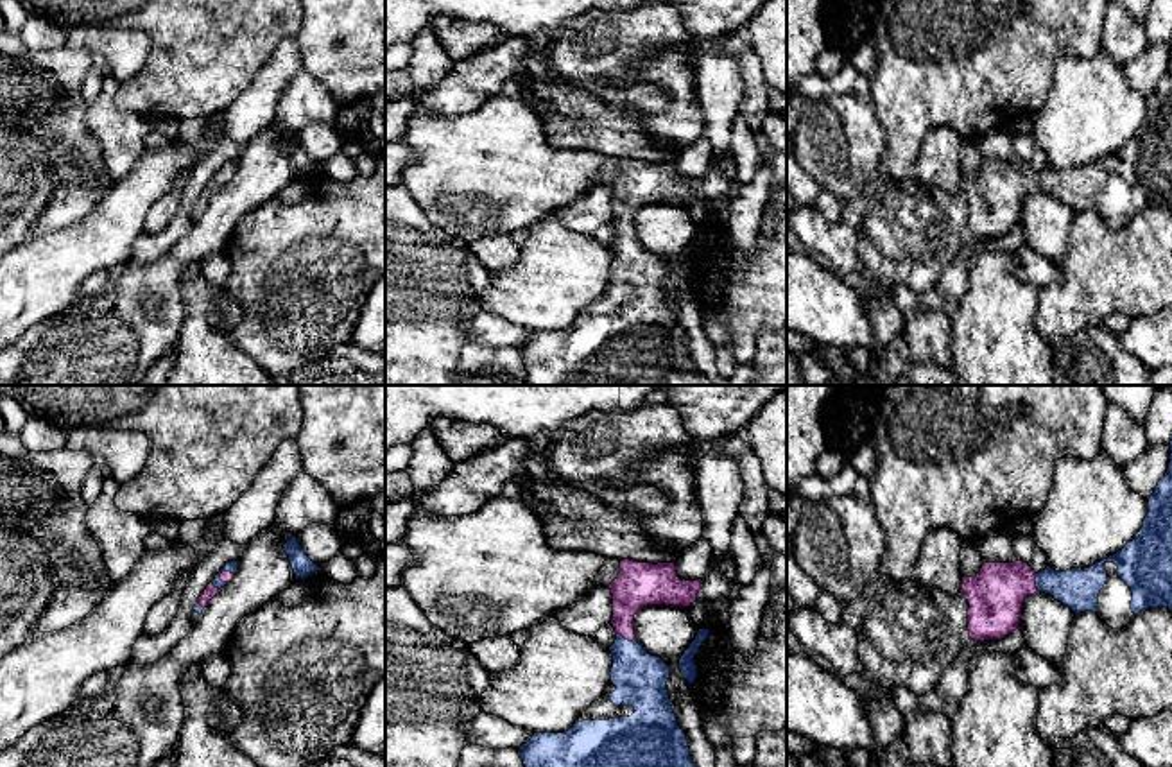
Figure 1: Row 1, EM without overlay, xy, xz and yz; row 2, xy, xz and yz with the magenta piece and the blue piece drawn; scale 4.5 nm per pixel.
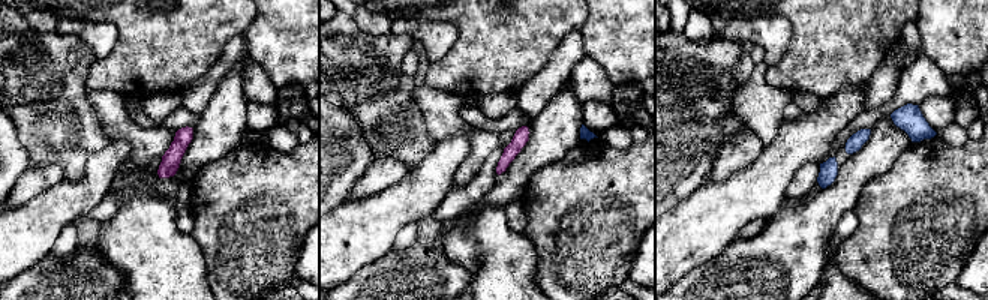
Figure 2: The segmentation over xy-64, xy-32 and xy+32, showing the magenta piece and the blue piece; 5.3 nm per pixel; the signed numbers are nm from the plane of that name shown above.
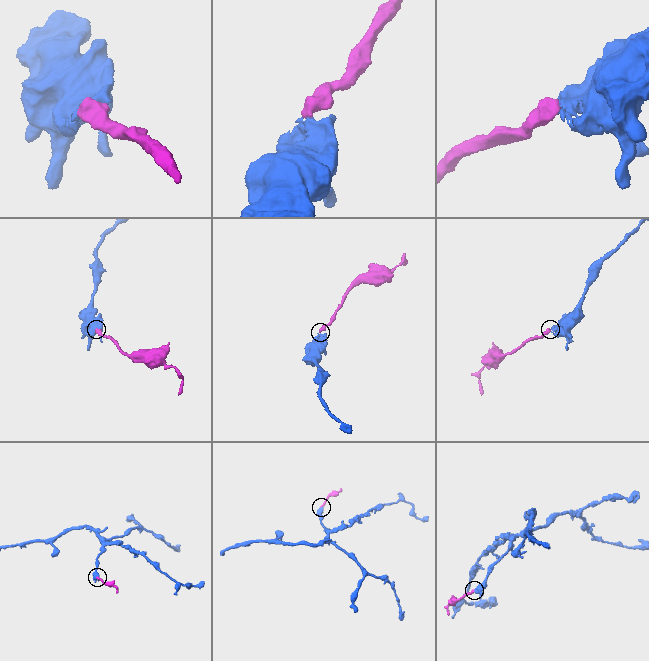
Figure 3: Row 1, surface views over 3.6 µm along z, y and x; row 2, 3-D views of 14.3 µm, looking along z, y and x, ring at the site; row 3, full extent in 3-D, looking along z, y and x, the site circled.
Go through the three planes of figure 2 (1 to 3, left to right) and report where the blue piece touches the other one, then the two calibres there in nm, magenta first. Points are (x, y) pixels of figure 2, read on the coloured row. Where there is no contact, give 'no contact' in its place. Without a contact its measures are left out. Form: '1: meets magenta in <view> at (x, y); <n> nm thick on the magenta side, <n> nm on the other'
1: no contact
2: no contact
3: no contact

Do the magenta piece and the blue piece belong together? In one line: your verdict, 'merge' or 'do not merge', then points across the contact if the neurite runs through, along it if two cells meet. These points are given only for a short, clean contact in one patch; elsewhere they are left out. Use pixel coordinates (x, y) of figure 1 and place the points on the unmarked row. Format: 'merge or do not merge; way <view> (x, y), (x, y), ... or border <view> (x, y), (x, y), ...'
merge; way xz (638, 183), (626, 201), (626, 237), (628, 255), (640, 276)

